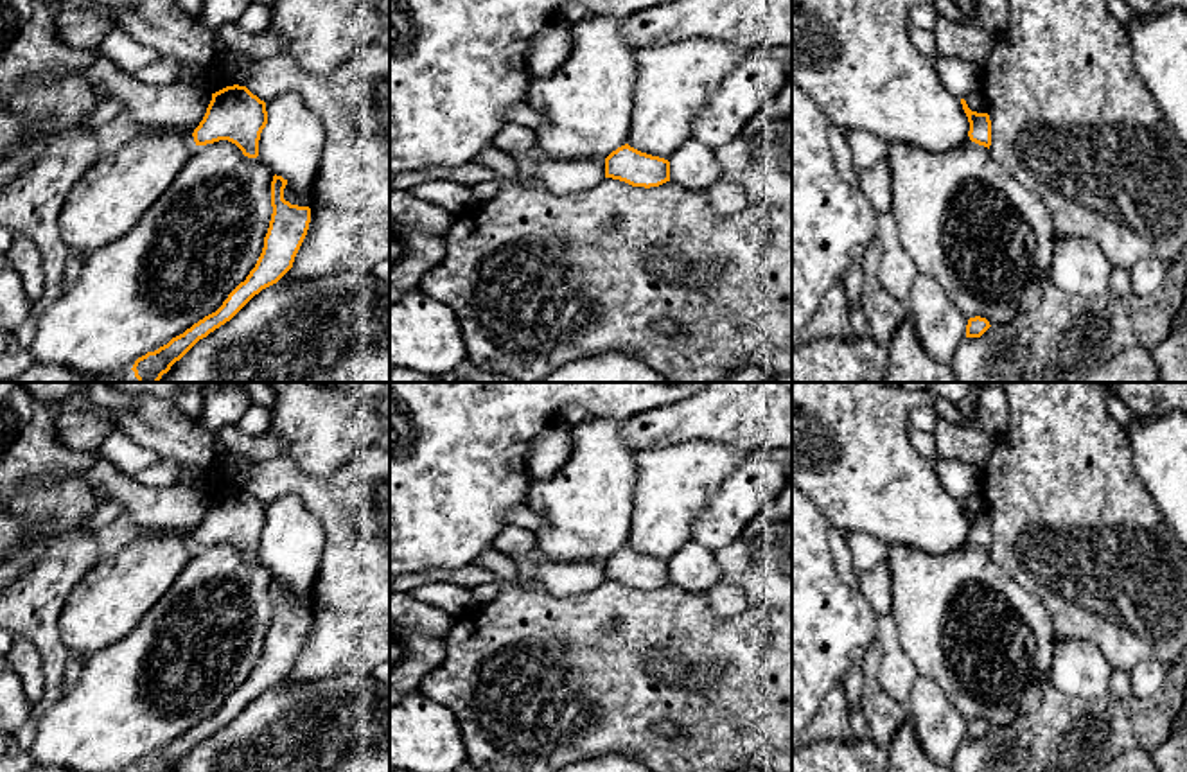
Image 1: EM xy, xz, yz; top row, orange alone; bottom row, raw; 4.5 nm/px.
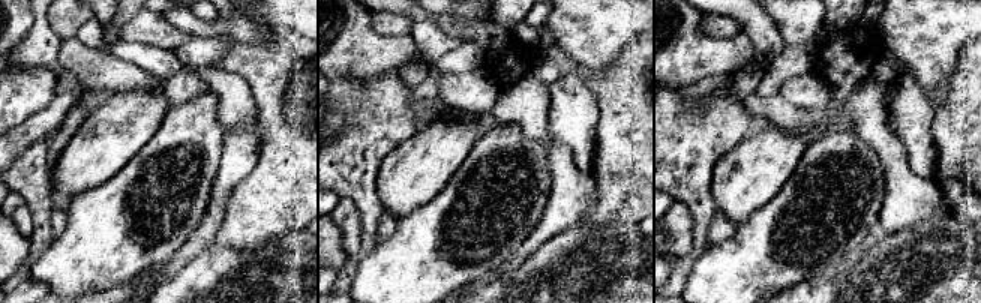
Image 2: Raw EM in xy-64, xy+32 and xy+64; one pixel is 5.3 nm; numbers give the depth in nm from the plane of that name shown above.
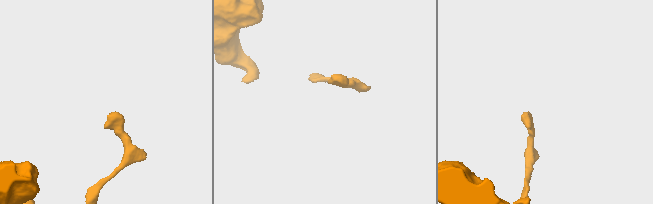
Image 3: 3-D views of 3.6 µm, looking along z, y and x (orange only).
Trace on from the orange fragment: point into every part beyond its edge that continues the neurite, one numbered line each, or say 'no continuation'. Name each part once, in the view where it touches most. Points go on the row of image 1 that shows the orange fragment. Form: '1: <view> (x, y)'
no continuation

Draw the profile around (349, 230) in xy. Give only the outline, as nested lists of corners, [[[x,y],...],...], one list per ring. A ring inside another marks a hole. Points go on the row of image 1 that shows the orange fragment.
[[[366,41],[327,77],[311,75],[287,54],[275,54],[253,61],[244,86],[264,102],[287,92],[298,93],[325,129],[318,176],[311,190],[309,230],[293,268],[278,282],[293,284],[320,280],[334,273],[372,271],[381,262],[390,260],[390,47]]]

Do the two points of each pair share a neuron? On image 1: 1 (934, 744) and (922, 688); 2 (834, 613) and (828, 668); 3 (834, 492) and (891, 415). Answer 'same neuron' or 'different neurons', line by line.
1: same neuron
2: same neuron
3: same neuron

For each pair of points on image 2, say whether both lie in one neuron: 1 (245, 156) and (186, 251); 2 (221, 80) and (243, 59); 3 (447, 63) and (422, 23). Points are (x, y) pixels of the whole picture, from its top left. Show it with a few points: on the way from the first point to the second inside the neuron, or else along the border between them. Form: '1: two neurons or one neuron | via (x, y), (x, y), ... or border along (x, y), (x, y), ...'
1: one neuron | via (227, 180), (209, 227)
2: two neurons | border along (212, 66), (239, 74), (254, 96)
3: two neurons | border along (461, 44), (432, 63)

